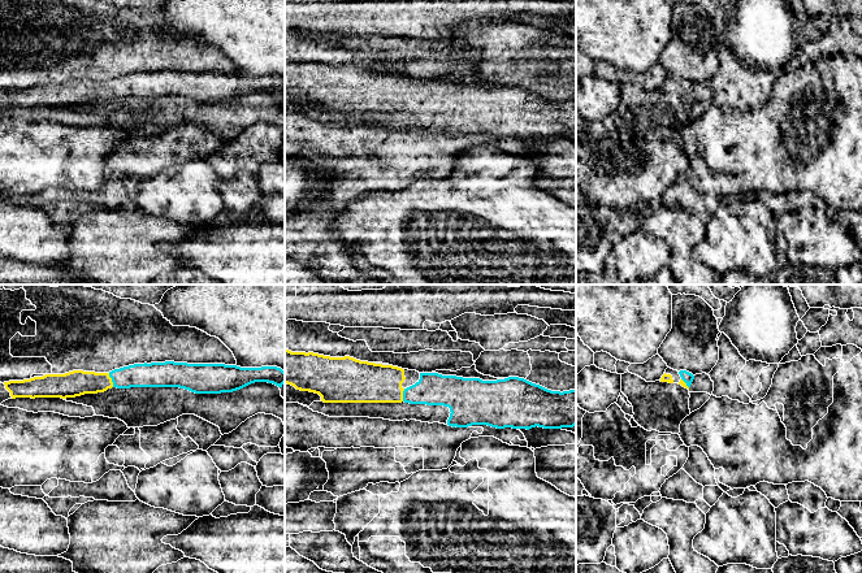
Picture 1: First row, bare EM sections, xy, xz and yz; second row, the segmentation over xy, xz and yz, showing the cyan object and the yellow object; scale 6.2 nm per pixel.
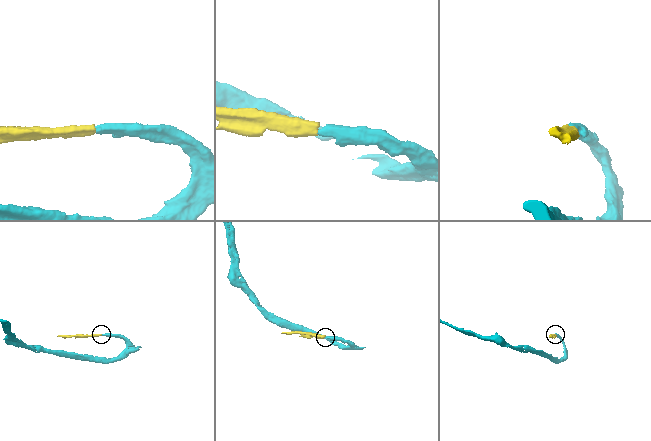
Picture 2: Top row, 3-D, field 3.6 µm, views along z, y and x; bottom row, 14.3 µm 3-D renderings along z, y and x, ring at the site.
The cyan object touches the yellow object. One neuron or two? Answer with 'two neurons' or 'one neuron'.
one neuron

